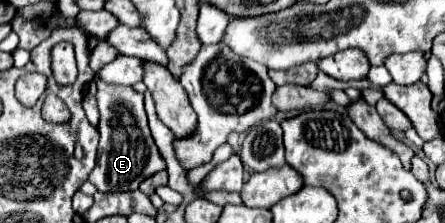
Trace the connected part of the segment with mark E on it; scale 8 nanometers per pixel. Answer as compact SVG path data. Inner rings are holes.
M96 79L96 83L98 83L96 97L100 109L100 125L98 125L100 145L96 155L96 169L90 173L88 181L92 181L102 193L134 191L146 177L164 169L164 159L160 157L148 129L144 97L142 93L136 93L132 87L108 85L100 79Z

